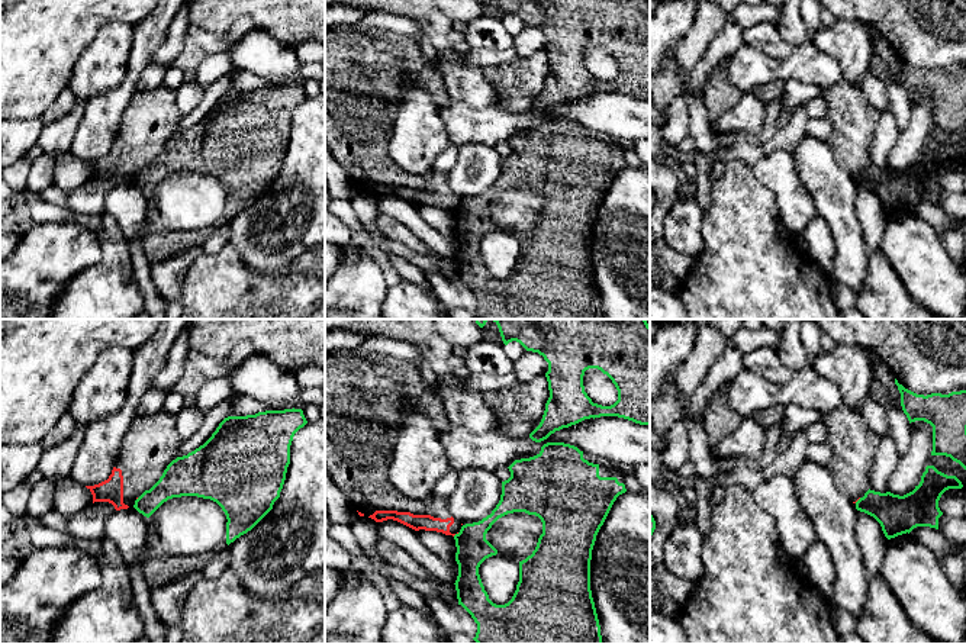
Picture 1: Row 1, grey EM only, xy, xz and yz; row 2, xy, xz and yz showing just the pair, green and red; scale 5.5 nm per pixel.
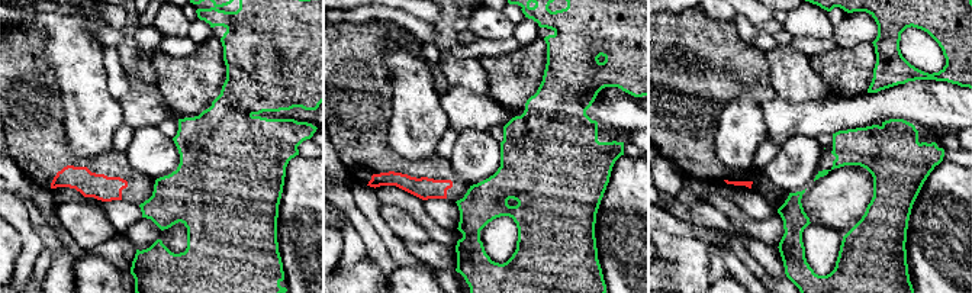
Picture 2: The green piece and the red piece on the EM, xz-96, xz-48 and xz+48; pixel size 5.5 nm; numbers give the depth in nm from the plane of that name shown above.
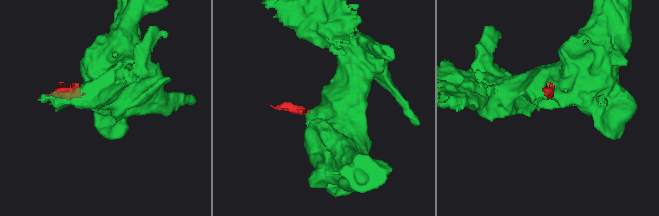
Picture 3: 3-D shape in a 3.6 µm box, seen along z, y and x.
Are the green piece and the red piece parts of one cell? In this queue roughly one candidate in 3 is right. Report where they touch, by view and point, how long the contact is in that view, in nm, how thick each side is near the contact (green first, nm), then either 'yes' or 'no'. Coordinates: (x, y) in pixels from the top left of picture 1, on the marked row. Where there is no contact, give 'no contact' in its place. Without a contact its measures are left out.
xz (456, 534) | 40 nm | 180/90 nm | no

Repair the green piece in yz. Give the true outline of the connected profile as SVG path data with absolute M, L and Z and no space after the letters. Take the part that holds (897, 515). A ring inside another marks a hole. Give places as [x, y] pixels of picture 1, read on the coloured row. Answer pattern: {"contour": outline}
{"contour": "M927 466L920 484L912 492L899 496L869 489L856 502L856 509L873 516L880 524L885 537L891 540L909 534L917 527L938 529L938 518L943 515L938 508L941 495L949 489L962 487L956 476L947 476L934 466Z"}

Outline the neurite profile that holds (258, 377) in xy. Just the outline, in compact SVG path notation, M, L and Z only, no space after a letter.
M251 354L229 377L235 393L254 397L270 410L303 408L294 374L283 371L261 354Z

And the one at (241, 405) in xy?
M229 396L226 402L231 408L231 416L247 416L270 410L267 405L249 396L236 396L236 397Z

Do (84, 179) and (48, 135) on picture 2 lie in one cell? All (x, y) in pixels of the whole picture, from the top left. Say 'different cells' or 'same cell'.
same cell

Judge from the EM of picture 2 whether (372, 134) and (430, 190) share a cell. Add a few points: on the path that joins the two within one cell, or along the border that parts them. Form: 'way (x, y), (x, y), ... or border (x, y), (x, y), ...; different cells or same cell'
way (379, 150), (404, 174), (414, 177); same cell

